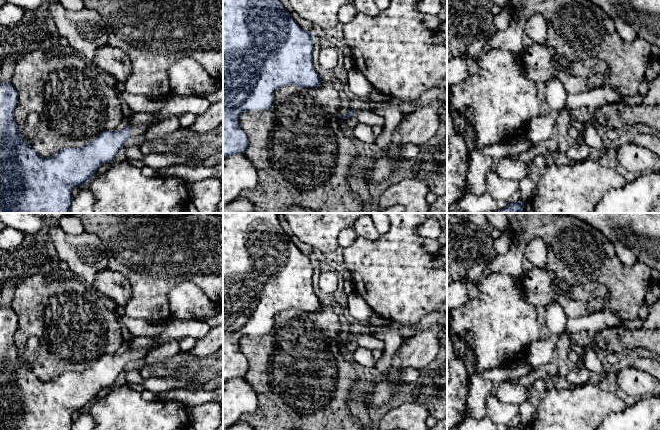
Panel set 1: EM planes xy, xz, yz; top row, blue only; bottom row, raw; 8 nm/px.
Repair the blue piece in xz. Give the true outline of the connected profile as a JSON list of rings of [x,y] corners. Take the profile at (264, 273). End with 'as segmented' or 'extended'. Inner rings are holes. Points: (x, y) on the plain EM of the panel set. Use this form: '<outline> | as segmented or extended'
[[[223,213],[223,384],[231,379],[244,377],[249,369],[247,358],[239,347],[240,339],[250,334],[267,334],[272,329],[274,316],[287,309],[299,309],[303,312],[316,312],[321,309],[321,300],[313,289],[313,261],[312,256],[302,253],[282,229],[277,213]]] | as segmented

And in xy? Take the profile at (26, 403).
[[[0,307],[0,430],[71,430],[71,415],[95,401],[105,387],[112,387],[124,368],[146,358],[151,348],[128,350],[120,355],[103,355],[81,372],[64,372],[57,379],[41,381],[21,359],[14,341],[18,316],[9,307]]] | extended

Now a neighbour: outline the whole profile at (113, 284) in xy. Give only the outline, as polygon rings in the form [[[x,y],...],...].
[[[109,268],[97,274],[90,289],[114,299],[118,306],[123,307],[132,296],[129,280],[120,272]]]

